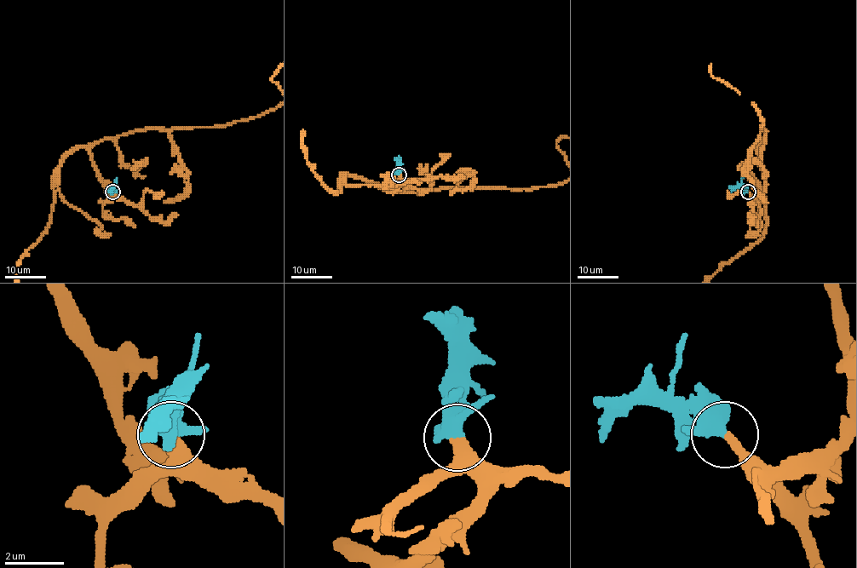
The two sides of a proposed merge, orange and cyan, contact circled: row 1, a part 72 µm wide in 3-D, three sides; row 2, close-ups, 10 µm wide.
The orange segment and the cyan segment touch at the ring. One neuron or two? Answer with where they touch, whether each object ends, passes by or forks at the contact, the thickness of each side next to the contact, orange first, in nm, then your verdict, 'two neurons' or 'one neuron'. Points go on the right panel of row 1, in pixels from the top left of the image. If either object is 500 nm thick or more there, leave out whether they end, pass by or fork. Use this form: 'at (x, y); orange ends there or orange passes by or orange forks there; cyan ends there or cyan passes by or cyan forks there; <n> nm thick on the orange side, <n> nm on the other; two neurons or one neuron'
at (748, 192); orange ends there; cyan passes by; 360 nm thick on the orange side, 420 nm on the other; one neuron

